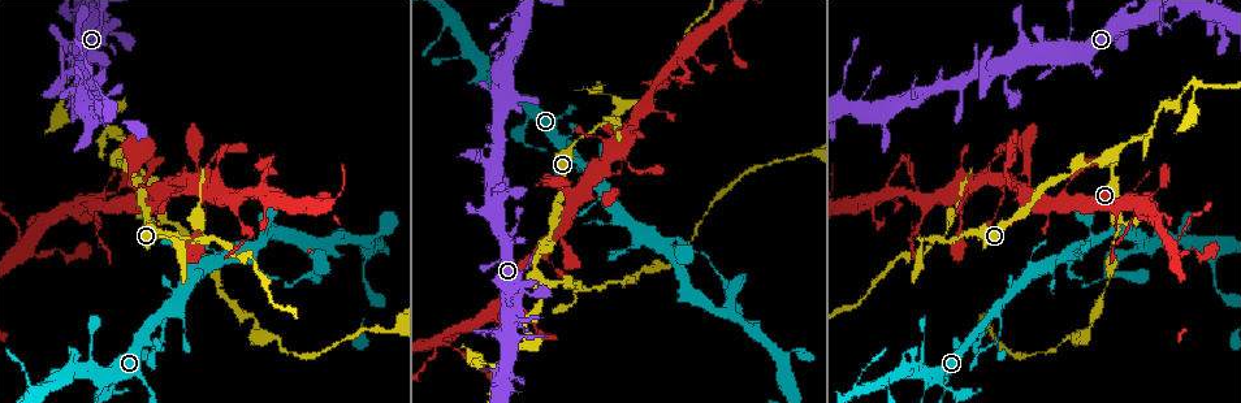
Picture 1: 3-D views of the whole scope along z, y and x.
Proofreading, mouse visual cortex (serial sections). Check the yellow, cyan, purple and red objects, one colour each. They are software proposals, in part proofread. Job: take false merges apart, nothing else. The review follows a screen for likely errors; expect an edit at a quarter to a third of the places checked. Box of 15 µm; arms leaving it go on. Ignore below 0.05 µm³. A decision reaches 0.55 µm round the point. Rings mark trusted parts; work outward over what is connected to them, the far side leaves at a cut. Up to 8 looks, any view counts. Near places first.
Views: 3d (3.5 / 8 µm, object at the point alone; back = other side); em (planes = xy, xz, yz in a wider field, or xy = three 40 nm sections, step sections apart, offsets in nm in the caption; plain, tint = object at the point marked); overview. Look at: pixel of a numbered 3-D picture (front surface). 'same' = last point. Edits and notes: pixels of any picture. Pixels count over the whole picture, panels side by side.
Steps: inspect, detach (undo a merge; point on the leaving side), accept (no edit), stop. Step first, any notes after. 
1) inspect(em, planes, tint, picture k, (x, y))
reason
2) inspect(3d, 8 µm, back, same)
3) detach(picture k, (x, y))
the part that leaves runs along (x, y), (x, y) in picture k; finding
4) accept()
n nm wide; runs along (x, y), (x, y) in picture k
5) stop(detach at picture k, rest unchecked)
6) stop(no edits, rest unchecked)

inspect(3d, 3.5 µm, picture 1, (178, 188))
a narrow waist

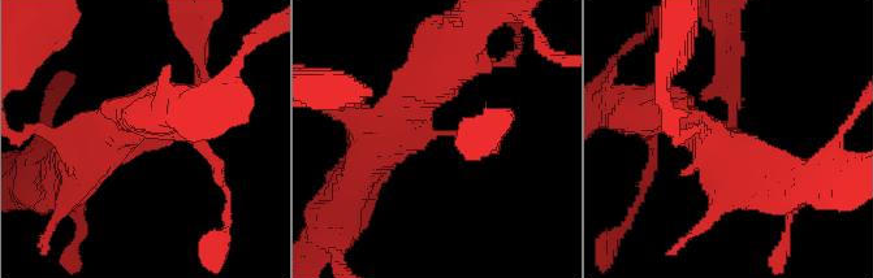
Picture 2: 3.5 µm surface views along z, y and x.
inspect(em, xy, step 2, tint, picture 2, (156, 139))
shape alone is not enough

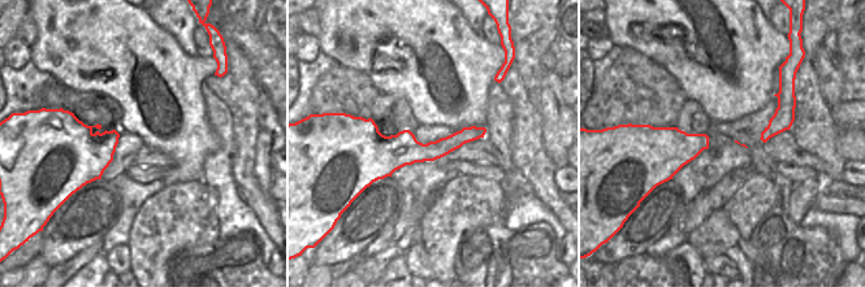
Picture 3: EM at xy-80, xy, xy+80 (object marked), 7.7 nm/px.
accept()
260 nm wide; runs along (82, 159), (174, 139), (202, 79) in picture 2; continuous, no second cell

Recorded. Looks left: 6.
inspect(3d, 3.5 µm, picture 1, (621, 110))
sharp bend

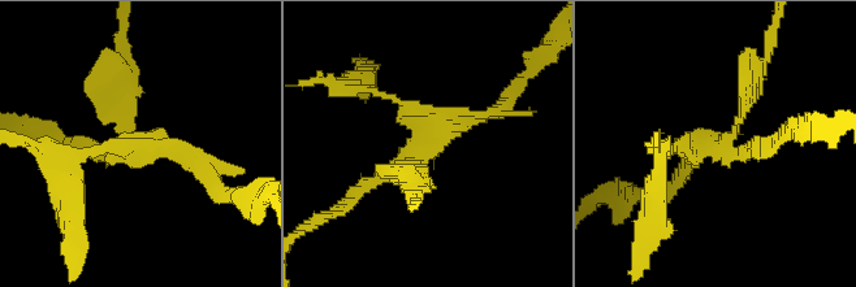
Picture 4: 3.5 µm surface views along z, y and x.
inspect(em, planes, tint, picture 4, (716, 142))
4 arms; arms of 100, 150, 200, 200 nm; need the tissue

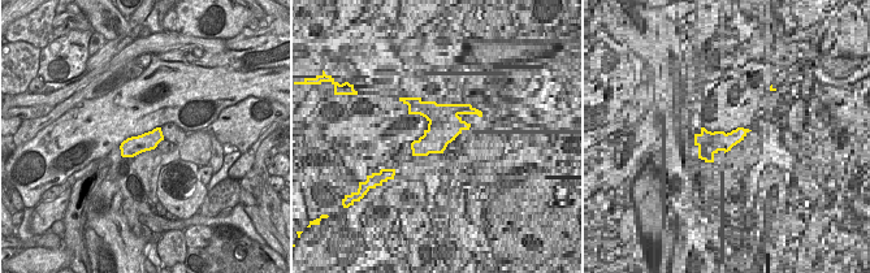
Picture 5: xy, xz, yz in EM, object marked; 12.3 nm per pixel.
accept()
all the same cell

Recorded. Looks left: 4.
inspect(3d, 3.5 µm, picture 1, (1105, 159))
branch point

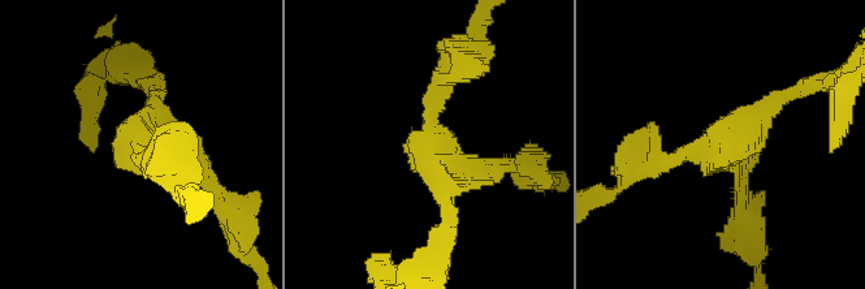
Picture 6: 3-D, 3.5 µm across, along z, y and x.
inspect(em, planes, tint, picture 6, (726, 152))

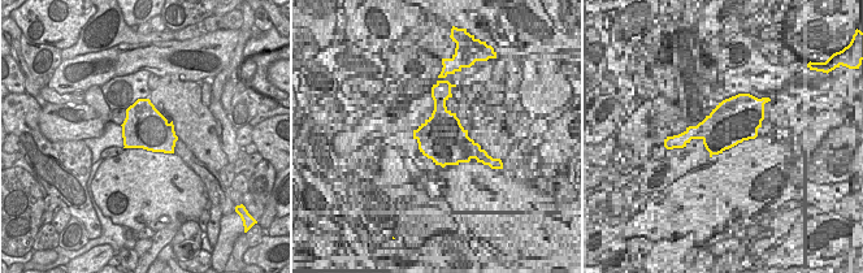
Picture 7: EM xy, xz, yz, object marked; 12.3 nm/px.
accept()
runs along (449, 72), (433, 142), (509, 165) in picture 6; one cell here

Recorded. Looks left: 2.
stop(no edits, rest unchecked)

